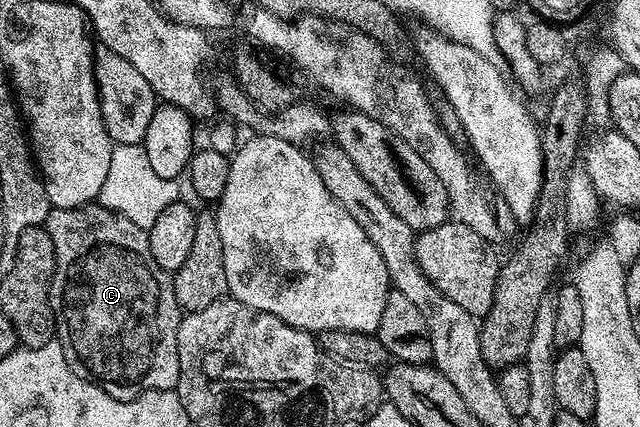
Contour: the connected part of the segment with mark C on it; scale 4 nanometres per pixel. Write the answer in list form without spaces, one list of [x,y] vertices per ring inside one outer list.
[[[98,205],[74,207],[73,209],[54,208],[47,215],[45,224],[49,237],[53,241],[55,254],[55,272],[51,278],[51,311],[55,314],[55,334],[57,341],[63,346],[65,361],[69,361],[69,369],[77,373],[77,377],[88,379],[102,391],[109,393],[114,399],[136,399],[147,391],[169,391],[179,385],[179,354],[177,353],[177,329],[181,318],[181,308],[175,296],[175,285],[172,276],[153,261],[153,253],[149,253],[149,241],[144,228],[133,225],[129,217],[121,217]]]

